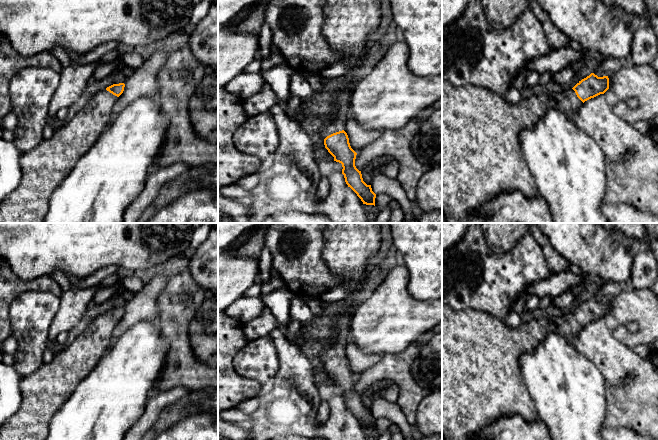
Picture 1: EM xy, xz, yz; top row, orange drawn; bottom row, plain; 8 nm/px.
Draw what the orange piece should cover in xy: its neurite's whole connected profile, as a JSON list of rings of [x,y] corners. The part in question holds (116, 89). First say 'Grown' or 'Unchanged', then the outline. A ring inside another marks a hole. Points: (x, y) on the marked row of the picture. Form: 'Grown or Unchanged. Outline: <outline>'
Grown. Outline: [[[113,84],[91,96],[87,105],[73,118],[55,130],[53,135],[22,154],[22,178],[19,186],[4,198],[0,205],[0,223],[43,223],[53,191],[66,179],[78,160],[94,145],[107,128],[117,98],[125,84]]]

